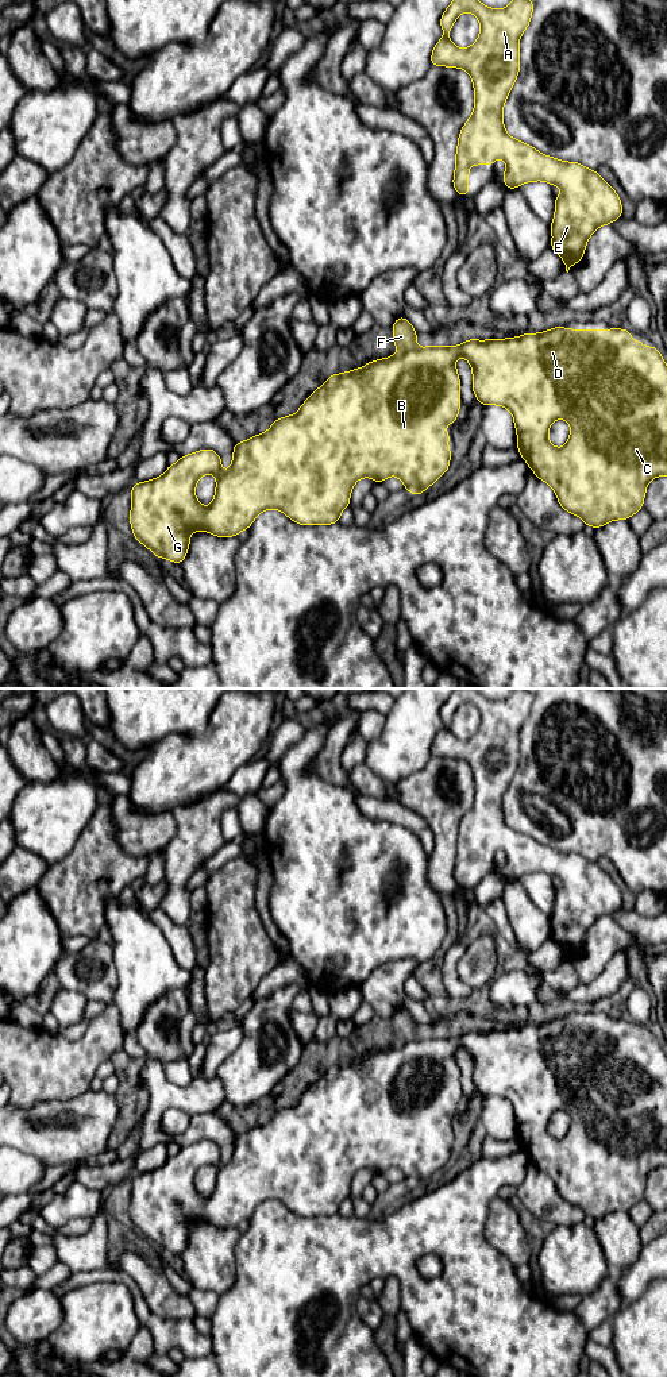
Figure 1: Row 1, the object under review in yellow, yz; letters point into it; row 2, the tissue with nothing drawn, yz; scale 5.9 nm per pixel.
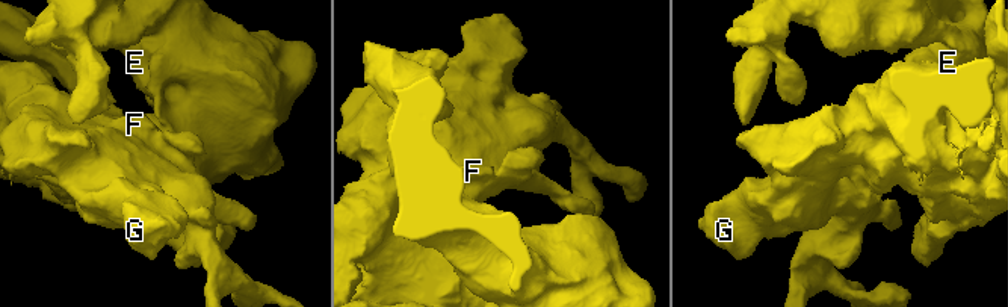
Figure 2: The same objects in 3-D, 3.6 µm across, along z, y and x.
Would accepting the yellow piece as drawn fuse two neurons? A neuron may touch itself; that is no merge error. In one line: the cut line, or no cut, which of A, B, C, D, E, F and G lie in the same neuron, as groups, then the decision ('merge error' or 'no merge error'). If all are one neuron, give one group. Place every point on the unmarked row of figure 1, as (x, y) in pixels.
cut yz (416, 1037), (398, 1042); groups A B C D E G / F; merge error

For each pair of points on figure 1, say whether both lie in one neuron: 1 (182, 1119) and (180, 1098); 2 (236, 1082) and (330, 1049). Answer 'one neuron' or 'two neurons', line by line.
1: two neurons
2: two neurons

